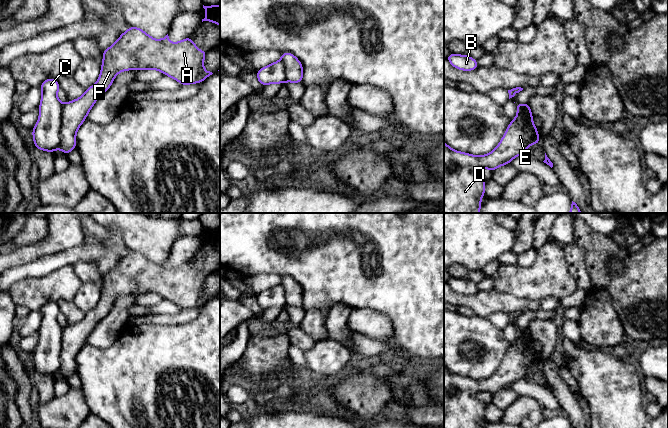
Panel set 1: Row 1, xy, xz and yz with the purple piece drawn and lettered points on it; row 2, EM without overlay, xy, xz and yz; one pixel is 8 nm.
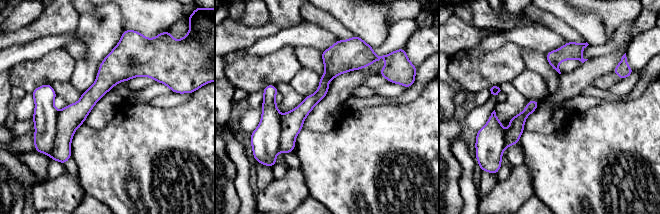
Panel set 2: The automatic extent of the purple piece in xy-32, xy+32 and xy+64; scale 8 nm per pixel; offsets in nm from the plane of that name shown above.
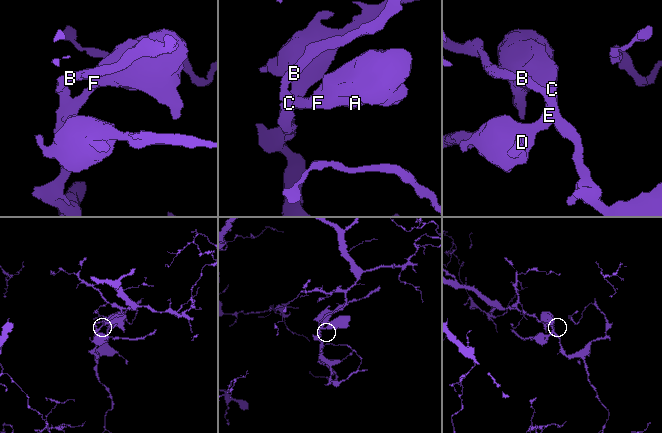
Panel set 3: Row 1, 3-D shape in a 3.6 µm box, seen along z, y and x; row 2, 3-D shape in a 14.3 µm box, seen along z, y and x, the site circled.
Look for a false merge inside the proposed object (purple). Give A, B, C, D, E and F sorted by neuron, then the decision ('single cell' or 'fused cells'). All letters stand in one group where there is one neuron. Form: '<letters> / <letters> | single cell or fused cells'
A D E F / B C | fused cells

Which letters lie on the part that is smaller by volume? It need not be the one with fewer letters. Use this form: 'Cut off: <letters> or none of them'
Cut off: A, D, E, F

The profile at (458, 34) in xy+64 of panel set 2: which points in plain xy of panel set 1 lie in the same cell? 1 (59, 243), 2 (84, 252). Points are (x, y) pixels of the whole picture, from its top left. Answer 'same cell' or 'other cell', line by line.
1: same cell
2: other cell

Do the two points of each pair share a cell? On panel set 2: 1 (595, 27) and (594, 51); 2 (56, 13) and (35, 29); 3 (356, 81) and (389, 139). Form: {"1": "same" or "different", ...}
{"1": "different", "2": "same", "3": "different"}

